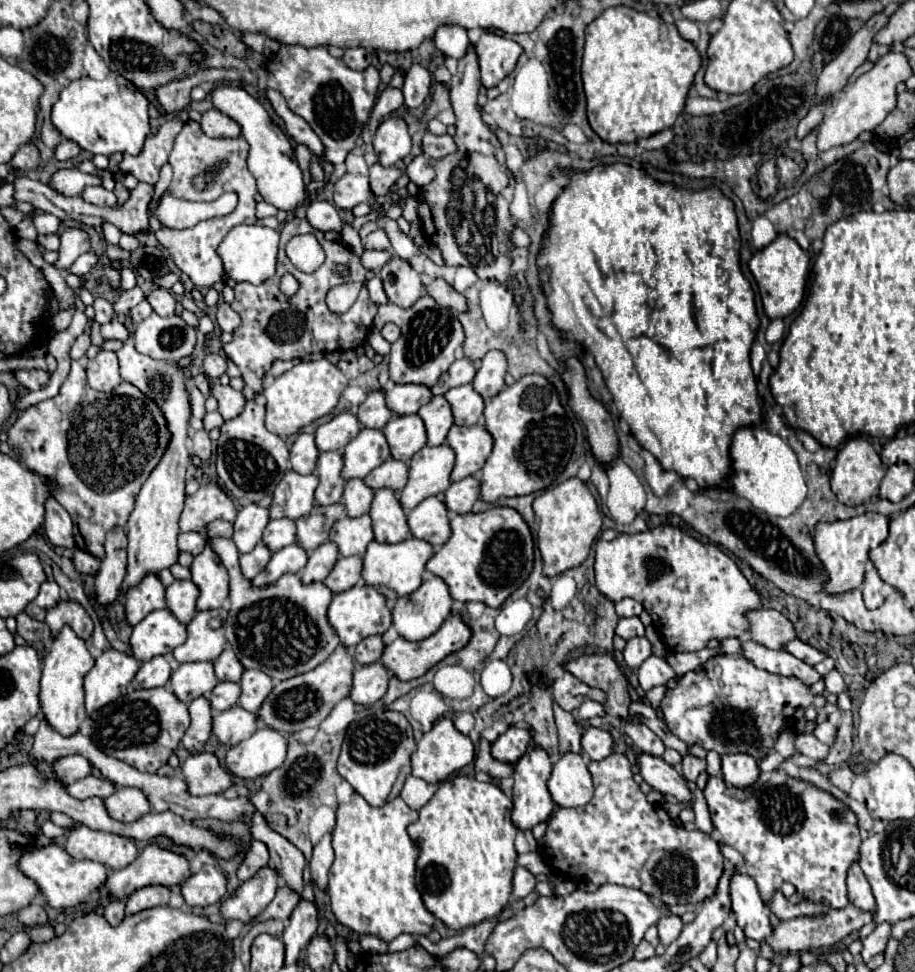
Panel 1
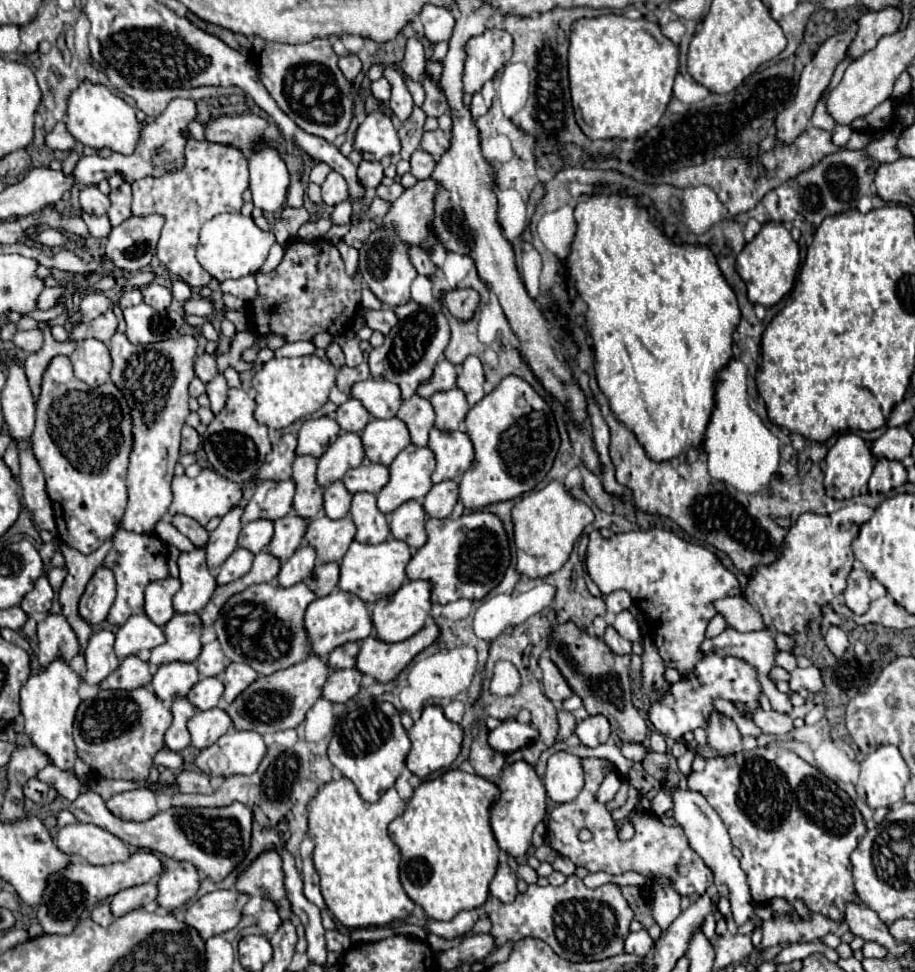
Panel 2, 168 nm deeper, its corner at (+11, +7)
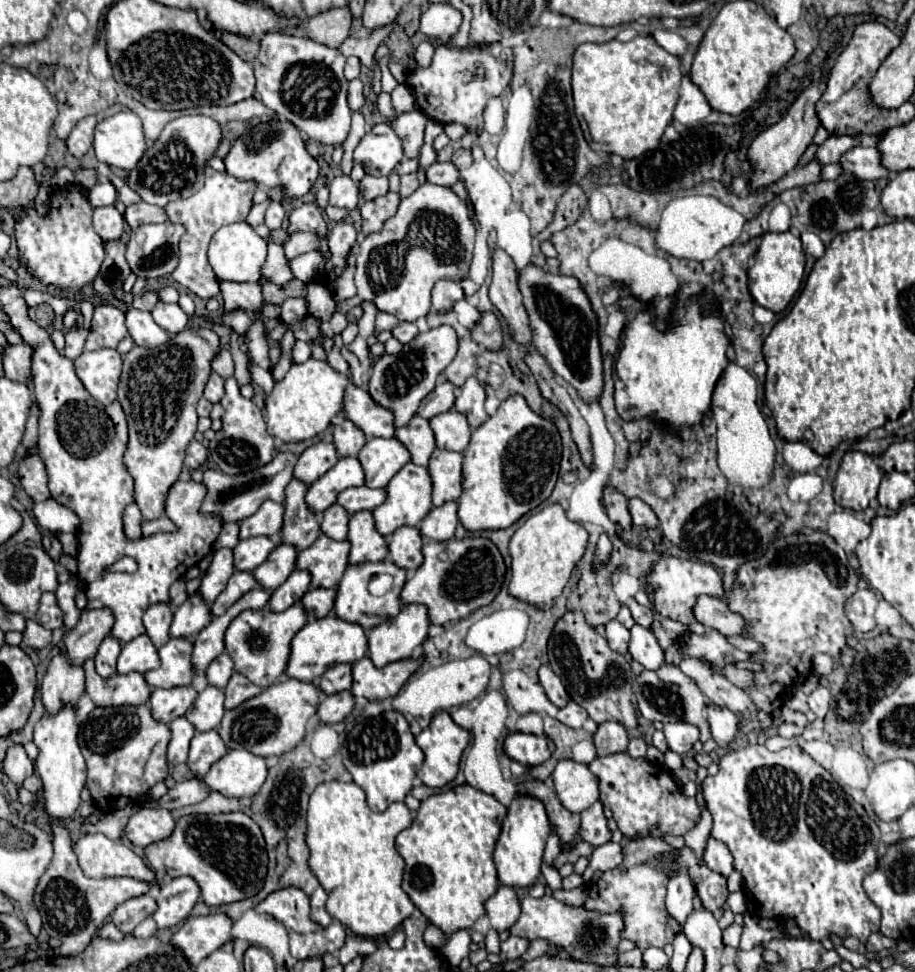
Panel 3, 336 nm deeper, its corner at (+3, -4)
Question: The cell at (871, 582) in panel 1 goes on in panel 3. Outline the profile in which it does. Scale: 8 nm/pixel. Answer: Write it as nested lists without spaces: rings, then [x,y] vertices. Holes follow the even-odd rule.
[[[859,588],[847,602],[845,614],[857,632],[869,632],[875,628],[877,594],[873,588]]]

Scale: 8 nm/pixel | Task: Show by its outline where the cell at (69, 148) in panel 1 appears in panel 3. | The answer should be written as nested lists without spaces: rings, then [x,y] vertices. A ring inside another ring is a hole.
[[[97,114],[97,116],[87,116],[83,118],[69,134],[67,138],[67,150],[71,156],[75,158],[81,158],[87,154],[87,150],[91,148],[93,144],[93,128],[97,124],[97,120],[101,120],[103,114]]]

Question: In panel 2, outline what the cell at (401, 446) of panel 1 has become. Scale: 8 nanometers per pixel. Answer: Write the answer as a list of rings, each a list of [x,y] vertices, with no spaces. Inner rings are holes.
[[[393,417],[385,421],[371,419],[369,425],[361,431],[361,443],[365,449],[365,457],[371,463],[391,465],[397,453],[403,451],[411,441],[405,423]]]

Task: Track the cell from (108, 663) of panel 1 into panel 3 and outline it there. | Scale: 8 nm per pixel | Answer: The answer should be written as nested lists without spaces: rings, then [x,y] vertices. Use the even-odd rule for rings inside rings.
[[[107,636],[99,650],[97,650],[97,656],[95,656],[95,666],[97,666],[97,674],[101,678],[109,678],[109,676],[115,676],[117,674],[117,656],[121,652],[121,646],[119,646],[119,640],[113,638],[113,636]]]

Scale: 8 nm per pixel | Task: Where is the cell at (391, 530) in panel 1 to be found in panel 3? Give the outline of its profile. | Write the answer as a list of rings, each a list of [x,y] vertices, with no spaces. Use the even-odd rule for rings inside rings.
[[[361,510],[351,516],[347,540],[351,542],[349,564],[379,562],[385,560],[385,556],[389,554],[387,540],[383,534],[377,532],[373,514],[369,510]]]

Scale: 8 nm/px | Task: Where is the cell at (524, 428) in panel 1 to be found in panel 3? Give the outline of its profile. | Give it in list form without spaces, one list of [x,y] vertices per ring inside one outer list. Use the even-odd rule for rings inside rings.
[[[521,394],[509,396],[497,412],[487,418],[473,434],[471,442],[465,450],[465,460],[463,460],[463,494],[457,500],[459,504],[459,520],[469,532],[477,530],[497,530],[497,528],[507,528],[513,522],[517,522],[523,514],[531,512],[537,508],[543,500],[547,500],[553,492],[553,486],[557,482],[559,474],[559,462],[561,462],[561,436],[557,432],[557,426],[535,414],[527,400]]]

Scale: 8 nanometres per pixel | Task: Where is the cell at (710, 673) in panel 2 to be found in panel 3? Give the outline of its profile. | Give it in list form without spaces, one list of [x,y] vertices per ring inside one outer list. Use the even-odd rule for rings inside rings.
[[[685,722],[665,724],[663,732],[667,738],[669,750],[677,754],[687,754],[693,748],[693,744],[699,740],[699,728],[693,724],[685,724]]]

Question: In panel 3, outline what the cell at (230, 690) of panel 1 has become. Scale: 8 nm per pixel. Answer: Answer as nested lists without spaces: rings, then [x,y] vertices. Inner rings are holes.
[[[207,686],[203,692],[199,692],[197,700],[193,702],[193,706],[189,708],[189,712],[185,714],[185,718],[199,730],[211,730],[217,728],[221,724],[221,718],[225,714],[225,694],[223,690],[215,688],[215,686]]]

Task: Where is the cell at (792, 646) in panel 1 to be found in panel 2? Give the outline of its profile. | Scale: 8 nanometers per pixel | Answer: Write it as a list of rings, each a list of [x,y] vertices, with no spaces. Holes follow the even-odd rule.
[[[727,627],[721,635],[717,635],[713,639],[705,639],[701,643],[701,651],[705,655],[723,651],[723,657],[739,657],[739,659],[747,661],[749,665],[753,665],[753,669],[757,669],[763,691],[769,697],[777,697],[777,689],[769,687],[771,683],[769,683],[769,675],[767,675],[769,669],[773,667],[773,659],[777,655],[773,635],[775,635],[773,629],[763,629],[757,633],[737,633],[735,629]]]

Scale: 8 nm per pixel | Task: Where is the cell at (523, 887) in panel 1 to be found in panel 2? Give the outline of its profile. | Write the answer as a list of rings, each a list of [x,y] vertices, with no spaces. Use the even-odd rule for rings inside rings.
[[[503,865],[497,869],[491,885],[489,885],[489,893],[493,897],[497,897],[501,903],[513,903],[517,897],[517,875],[509,865]]]

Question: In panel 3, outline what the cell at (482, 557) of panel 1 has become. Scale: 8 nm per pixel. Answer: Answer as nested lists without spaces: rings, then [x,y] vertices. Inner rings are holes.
[[[471,536],[463,540],[435,542],[427,540],[423,544],[423,564],[405,582],[401,600],[411,604],[425,604],[429,608],[431,624],[447,624],[453,620],[467,618],[477,608],[489,606],[499,594],[505,582],[505,562],[499,548],[483,536]]]

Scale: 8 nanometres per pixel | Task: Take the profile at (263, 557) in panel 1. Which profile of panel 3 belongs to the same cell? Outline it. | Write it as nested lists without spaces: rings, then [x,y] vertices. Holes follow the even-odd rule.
[[[235,570],[233,576],[229,578],[225,590],[221,592],[221,596],[217,596],[217,600],[211,604],[211,612],[215,616],[221,616],[233,602],[237,602],[245,592],[249,592],[255,586],[257,586],[257,580],[253,580],[251,572]]]

